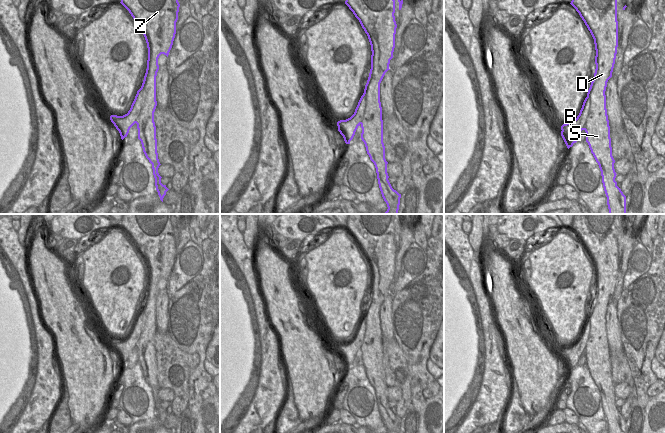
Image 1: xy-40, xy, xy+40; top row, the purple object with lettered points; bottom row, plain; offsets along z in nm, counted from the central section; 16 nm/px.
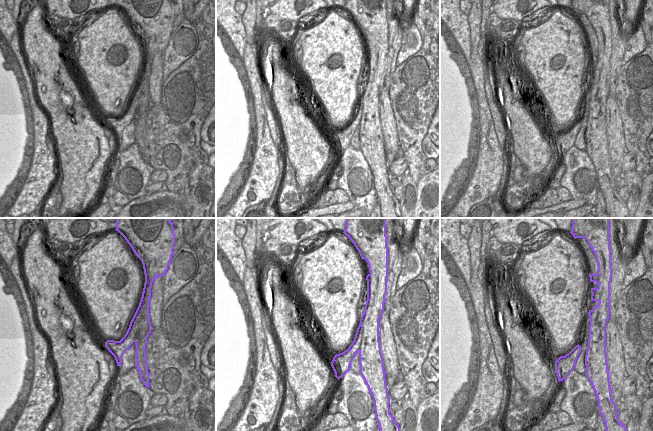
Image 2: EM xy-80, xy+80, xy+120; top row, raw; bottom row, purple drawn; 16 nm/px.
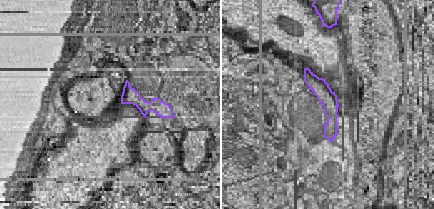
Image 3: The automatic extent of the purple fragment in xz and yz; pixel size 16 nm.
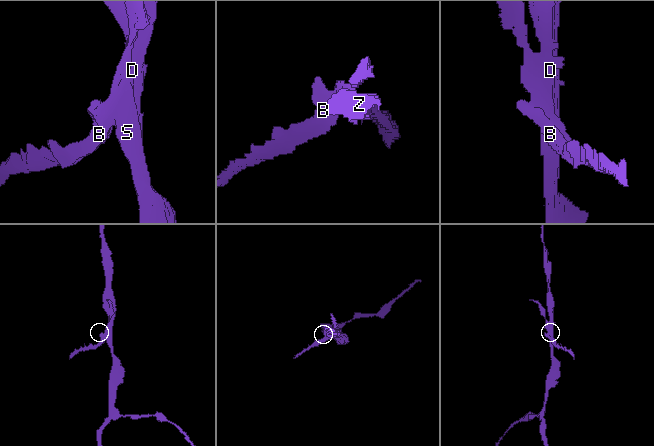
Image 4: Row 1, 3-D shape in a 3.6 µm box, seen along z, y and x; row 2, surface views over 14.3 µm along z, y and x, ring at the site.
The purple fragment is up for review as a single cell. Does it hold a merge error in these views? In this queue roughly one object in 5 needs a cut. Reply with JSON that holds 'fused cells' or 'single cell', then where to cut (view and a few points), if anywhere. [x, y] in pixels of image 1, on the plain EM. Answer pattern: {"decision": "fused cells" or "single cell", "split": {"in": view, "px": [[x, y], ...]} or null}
{"decision": "fused cells", "split": {"in": "xy+40", "px": [[584, 324], [590, 328], [589, 339], [584, 353]]}}

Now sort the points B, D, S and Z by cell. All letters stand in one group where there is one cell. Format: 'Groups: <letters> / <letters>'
Groups: B / D S Z

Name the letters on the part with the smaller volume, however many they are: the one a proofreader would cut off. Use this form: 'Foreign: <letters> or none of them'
Foreign: B

